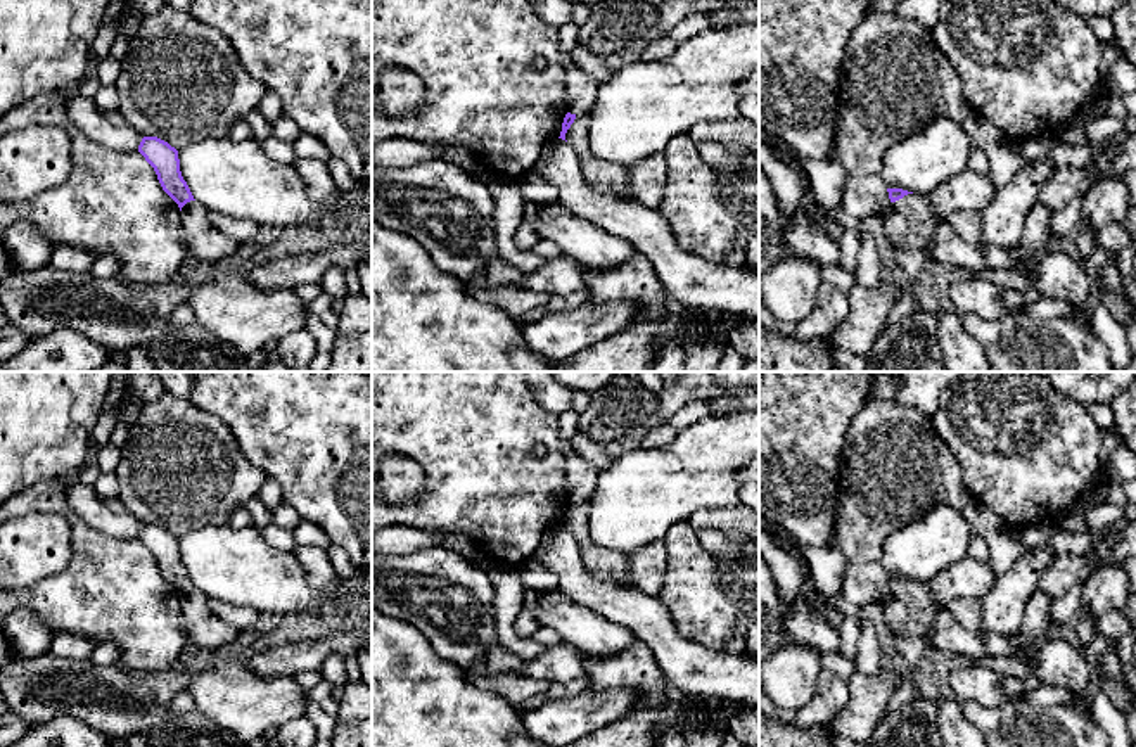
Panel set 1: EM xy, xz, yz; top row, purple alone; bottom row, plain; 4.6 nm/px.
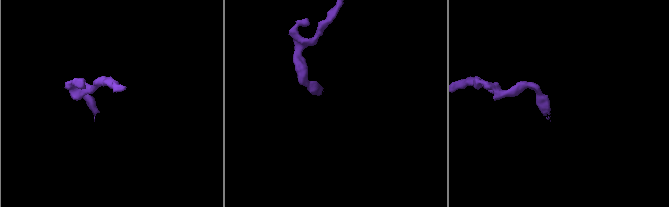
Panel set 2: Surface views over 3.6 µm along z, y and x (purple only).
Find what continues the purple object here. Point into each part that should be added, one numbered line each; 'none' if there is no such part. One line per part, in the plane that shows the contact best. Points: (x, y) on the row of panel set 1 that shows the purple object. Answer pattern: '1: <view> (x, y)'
1: xz (612, 178)

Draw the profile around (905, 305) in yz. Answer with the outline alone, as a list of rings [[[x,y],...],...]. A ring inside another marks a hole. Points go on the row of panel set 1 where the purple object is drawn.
[[[908,278],[908,284],[901,289],[901,296],[897,297],[892,311],[889,313],[882,327],[882,334],[885,334],[890,327],[899,323],[904,316],[908,316],[916,308],[909,285],[911,285],[911,278]]]

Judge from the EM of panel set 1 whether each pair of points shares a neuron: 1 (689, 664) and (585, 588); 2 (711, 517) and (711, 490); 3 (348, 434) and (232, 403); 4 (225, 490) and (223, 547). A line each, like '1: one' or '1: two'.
1: one
2: two
3: one
4: two

